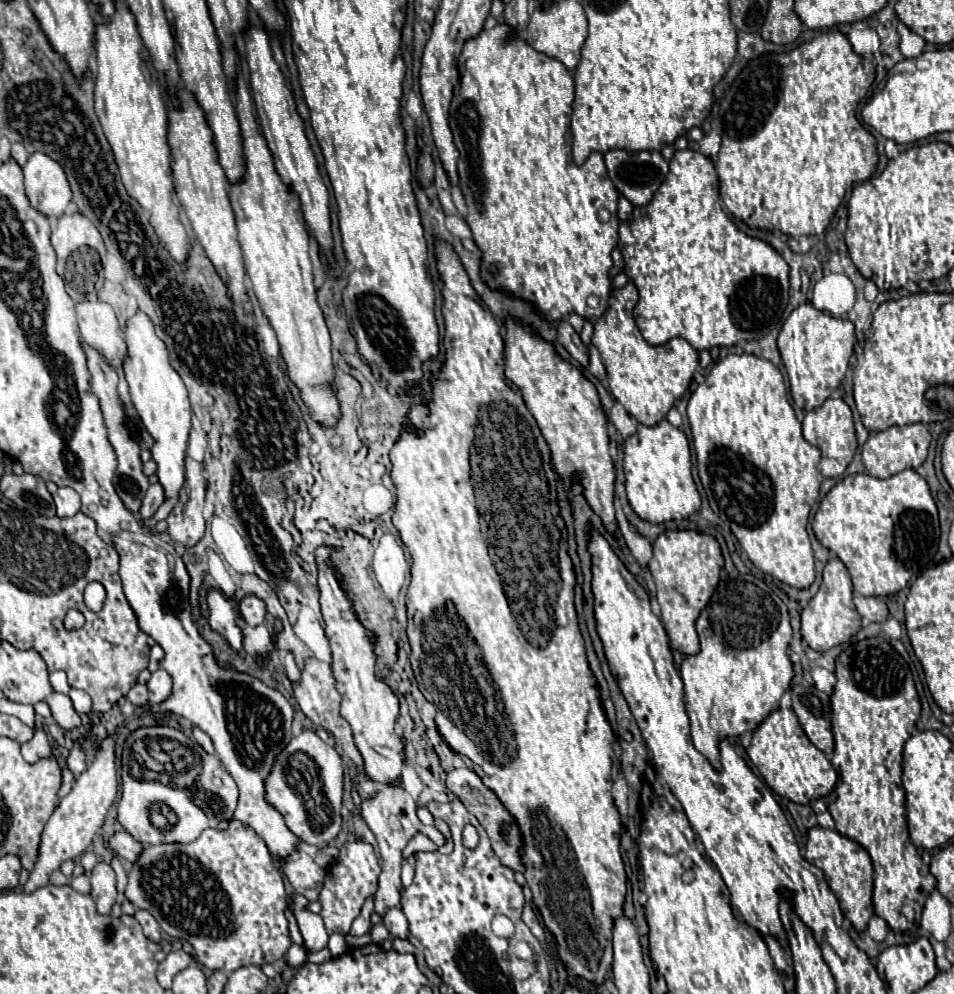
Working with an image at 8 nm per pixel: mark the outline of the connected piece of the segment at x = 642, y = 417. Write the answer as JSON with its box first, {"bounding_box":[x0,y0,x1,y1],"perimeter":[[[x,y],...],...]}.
{"bounding_box":[592,281,698,425],"perimeter":[[[628,281],[610,295],[610,309],[594,321],[592,345],[600,351],[606,365],[610,391],[616,401],[642,425],[660,423],[672,405],[688,391],[694,371],[698,369],[698,351],[686,339],[670,339],[664,345],[648,345],[634,323],[632,309],[638,301],[638,289]]]}

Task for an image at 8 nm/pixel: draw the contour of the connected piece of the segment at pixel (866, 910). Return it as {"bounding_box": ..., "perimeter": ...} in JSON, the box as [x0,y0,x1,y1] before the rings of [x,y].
{"bounding_box":[806,827,874,931],"perimeter":[[[812,827],[808,831],[808,843],[806,843],[806,861],[822,869],[824,879],[830,887],[830,891],[836,895],[840,909],[844,917],[854,925],[856,931],[864,931],[868,925],[868,919],[874,915],[872,909],[872,861],[868,851],[858,845],[856,841],[840,835],[834,829],[822,829]]]}

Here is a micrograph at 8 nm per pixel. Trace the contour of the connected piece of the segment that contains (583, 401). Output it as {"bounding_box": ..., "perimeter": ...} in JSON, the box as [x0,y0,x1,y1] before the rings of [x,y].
{"bounding_box":[506,319,616,537],"perimeter":[[[508,319],[506,331],[506,377],[520,387],[524,403],[536,419],[552,453],[554,471],[564,481],[578,481],[584,487],[586,503],[602,519],[608,533],[616,537],[614,509],[614,465],[608,453],[606,415],[602,411],[596,387],[570,363],[556,357],[550,343],[532,337],[522,325]]]}

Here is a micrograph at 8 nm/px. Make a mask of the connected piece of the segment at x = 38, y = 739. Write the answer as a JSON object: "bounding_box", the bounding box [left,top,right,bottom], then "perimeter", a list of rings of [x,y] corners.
{"bounding_box":[22,727,68,767],"perimeter":[[[42,727],[34,729],[34,737],[28,743],[22,743],[22,757],[26,763],[38,763],[40,759],[56,759],[60,767],[68,767],[64,757],[58,757],[52,751],[50,739]]]}

